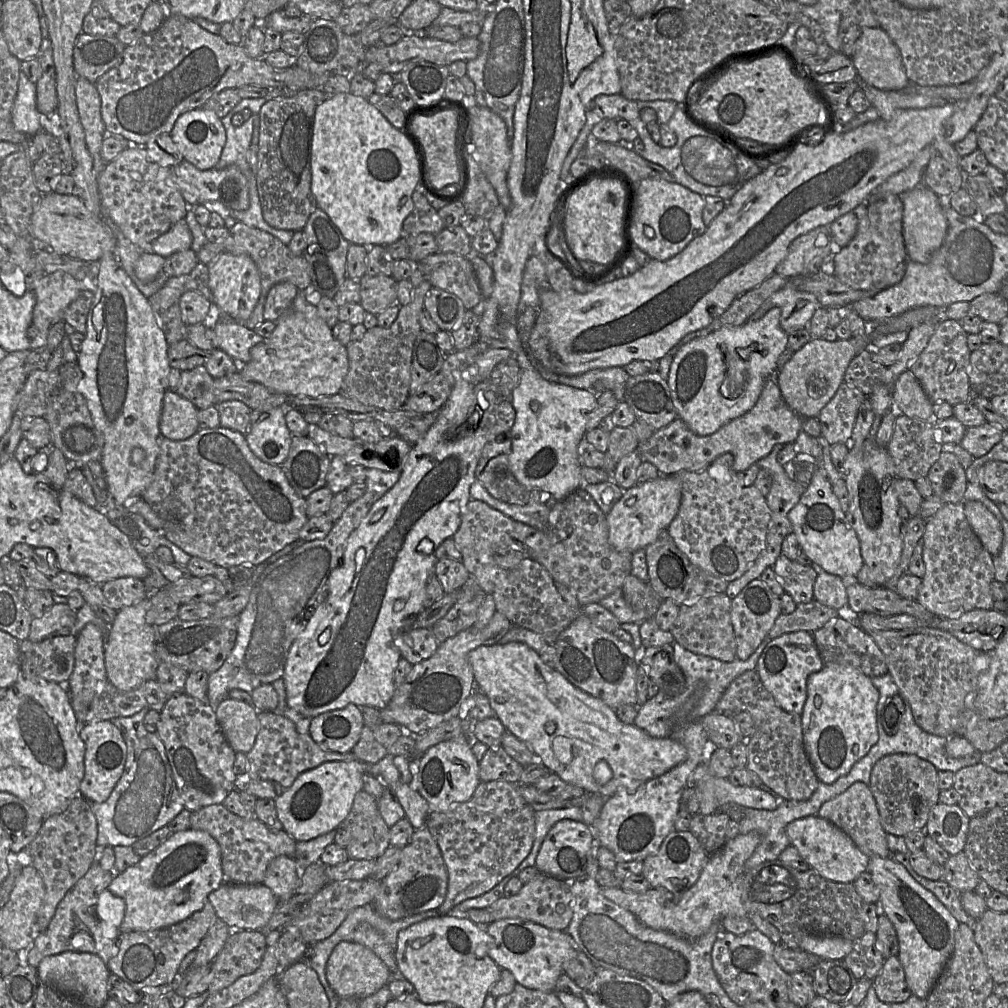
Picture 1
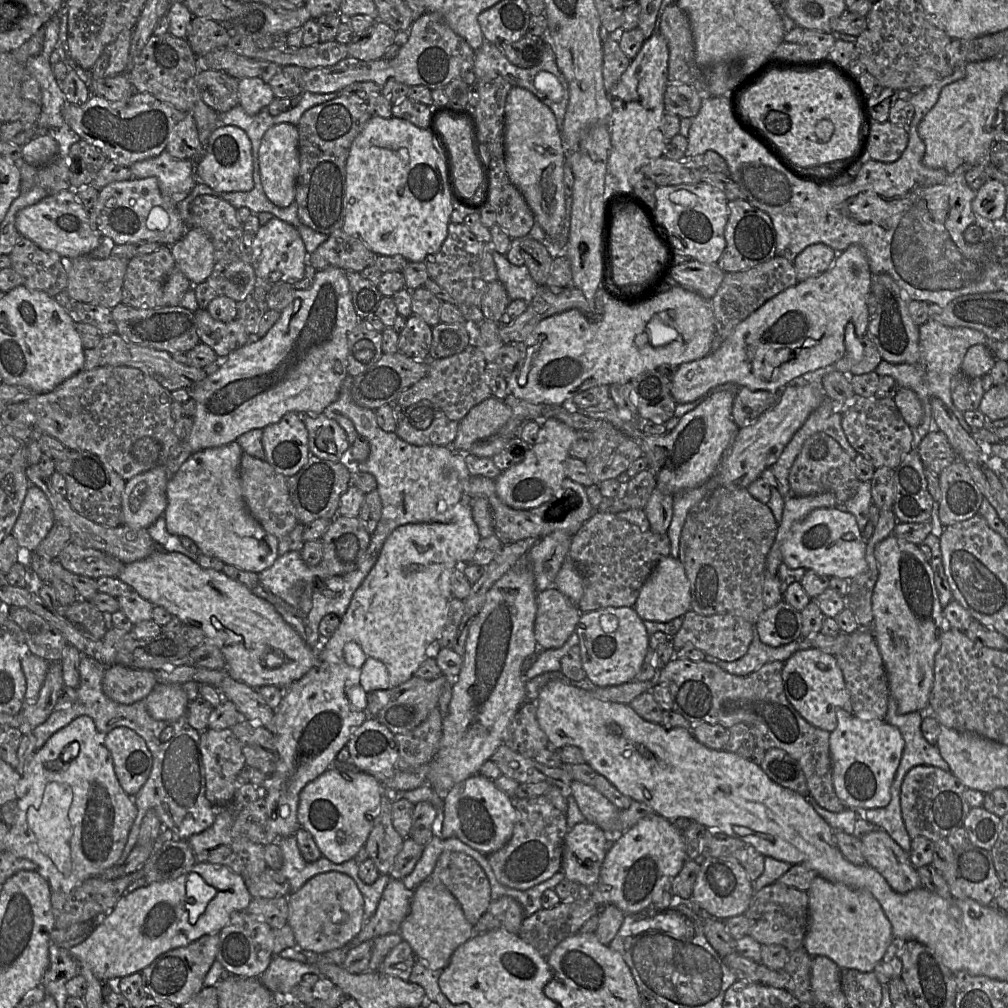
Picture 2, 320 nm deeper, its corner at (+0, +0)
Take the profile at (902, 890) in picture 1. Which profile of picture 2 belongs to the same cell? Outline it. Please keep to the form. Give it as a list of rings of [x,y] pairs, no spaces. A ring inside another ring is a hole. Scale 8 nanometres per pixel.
[[[884,829],[864,834],[861,841],[866,864],[879,872],[895,892],[904,894],[922,887],[909,853]]]

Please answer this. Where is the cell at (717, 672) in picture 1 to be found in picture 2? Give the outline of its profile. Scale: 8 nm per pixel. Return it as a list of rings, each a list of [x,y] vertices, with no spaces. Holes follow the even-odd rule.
[[[754,629],[753,640],[747,653],[743,657],[735,661],[724,661],[706,655],[704,661],[716,664],[730,674],[746,676],[757,671],[767,663],[773,661],[785,662],[799,649],[800,639],[779,647],[766,645],[760,640]]]

